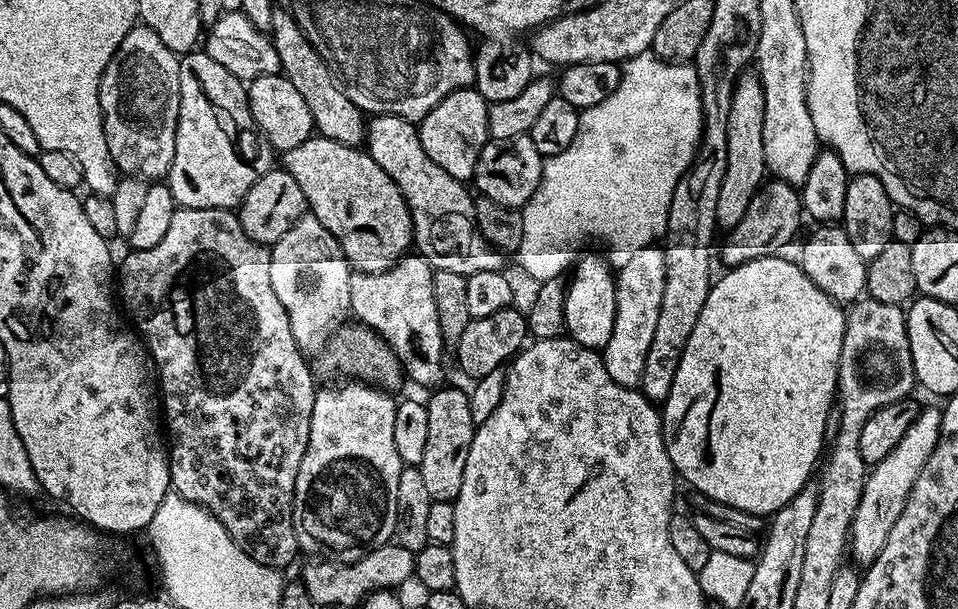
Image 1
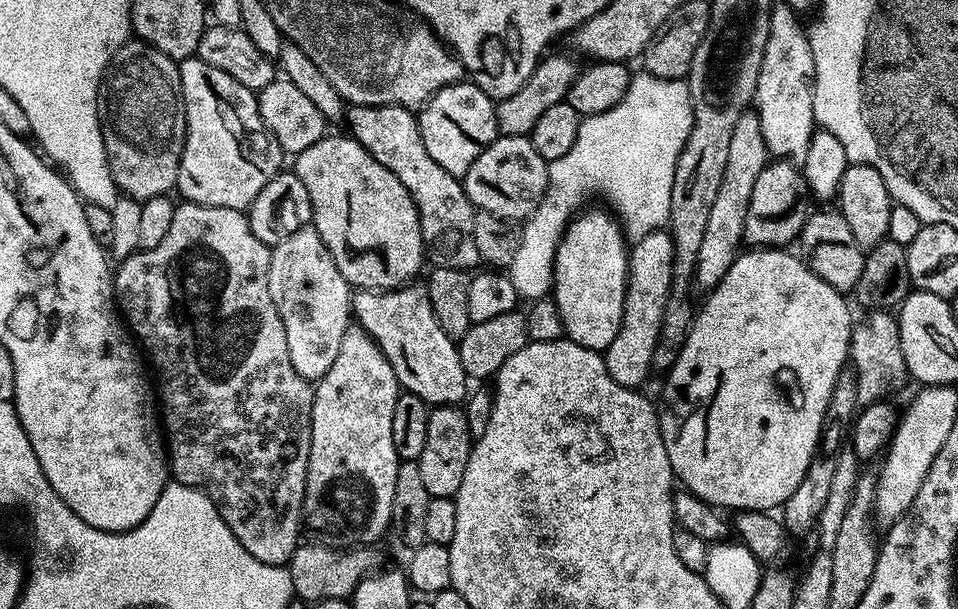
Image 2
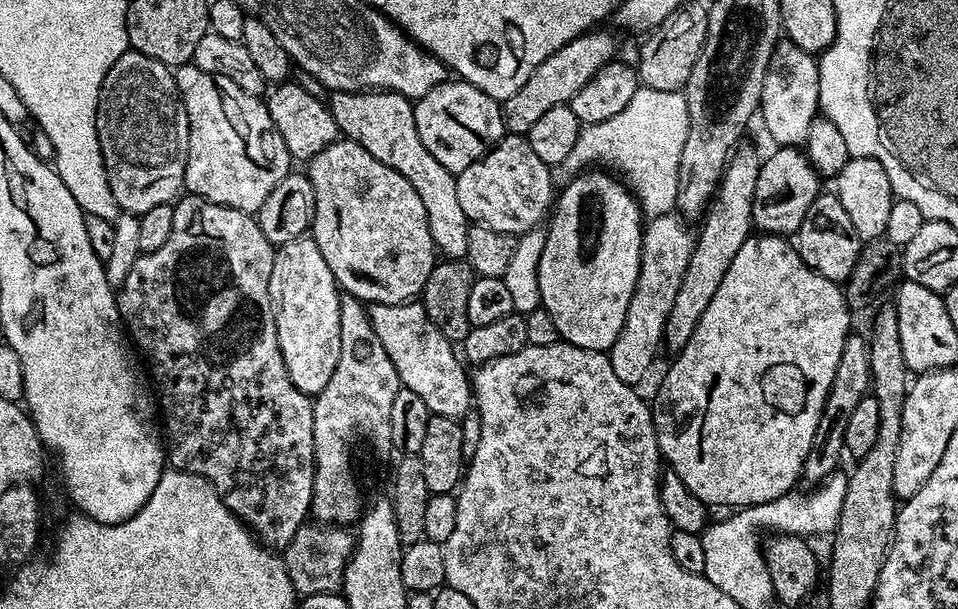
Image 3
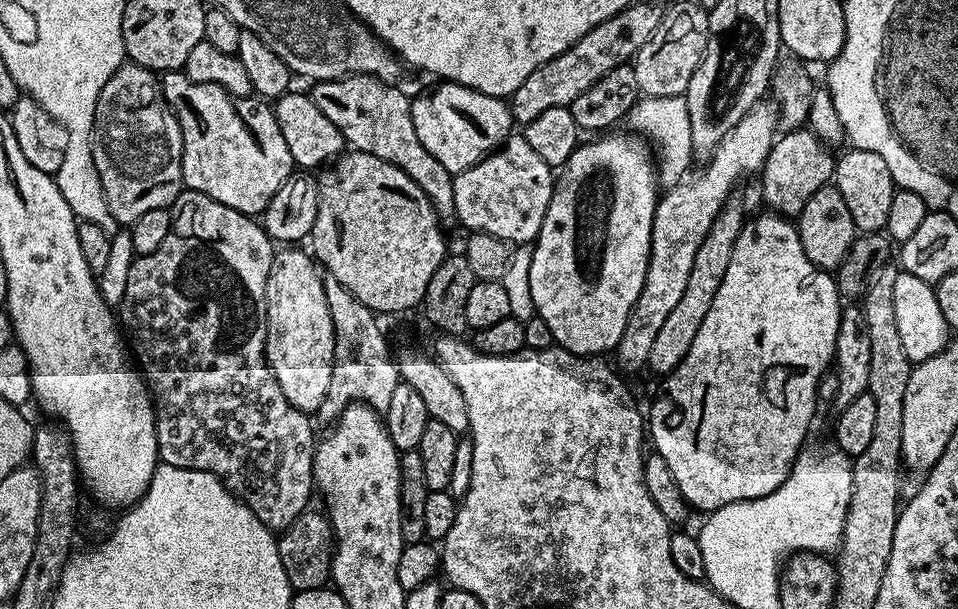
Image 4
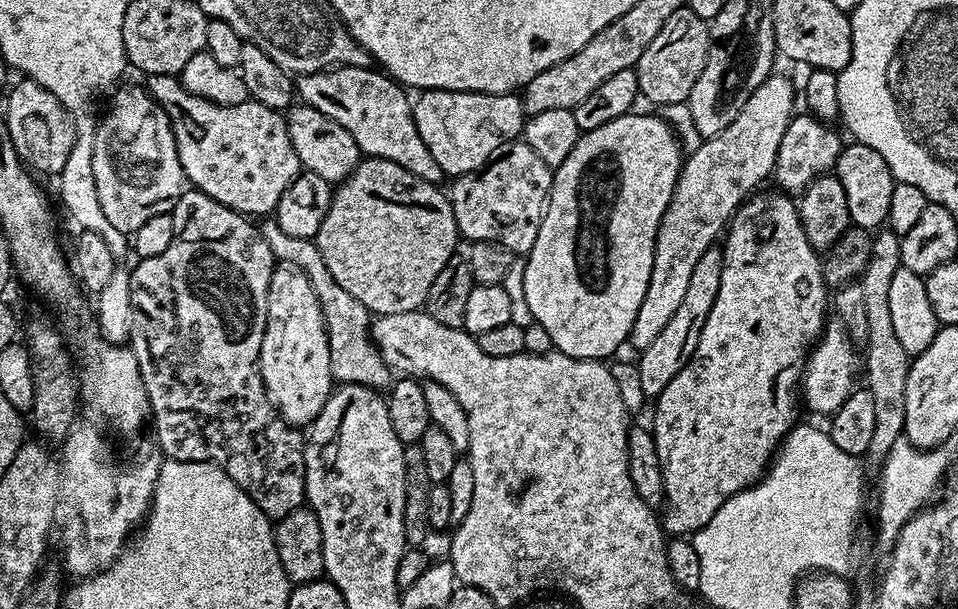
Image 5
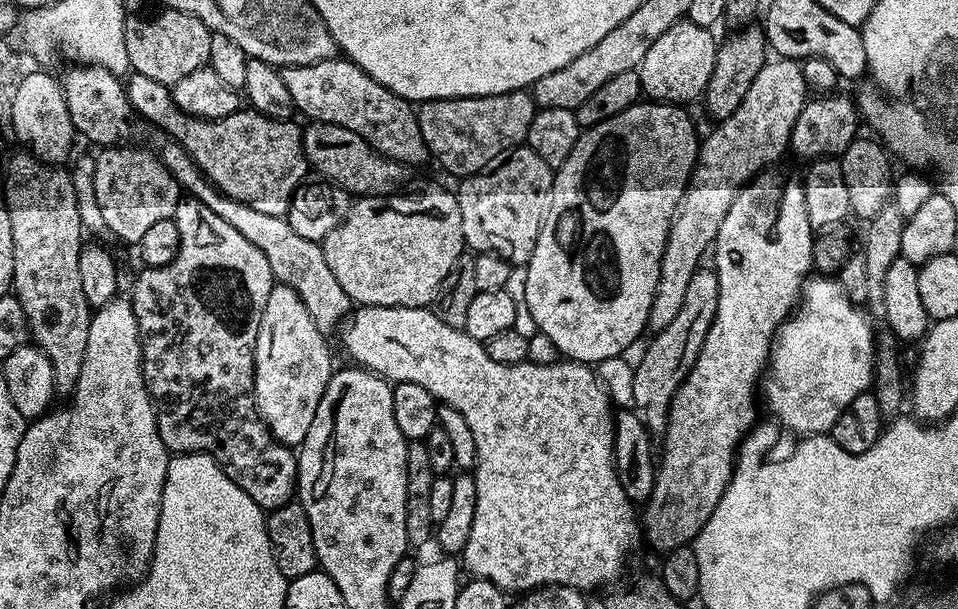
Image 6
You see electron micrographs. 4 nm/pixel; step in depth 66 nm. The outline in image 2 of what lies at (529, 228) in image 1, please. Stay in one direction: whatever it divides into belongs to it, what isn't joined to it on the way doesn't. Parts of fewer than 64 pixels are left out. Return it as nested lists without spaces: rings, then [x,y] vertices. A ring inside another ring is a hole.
[[[640,70],[640,73],[637,71],[633,75],[618,106],[610,106],[610,110],[604,114],[583,117],[578,126],[578,138],[574,138],[574,146],[570,146],[562,158],[548,161],[548,185],[542,202],[528,215],[520,228],[514,262],[510,262],[506,269],[506,275],[514,282],[517,297],[524,299],[525,296],[525,301],[531,302],[543,300],[549,295],[556,245],[564,237],[569,220],[585,207],[584,199],[587,196],[604,196],[603,203],[618,217],[620,227],[629,241],[635,242],[646,238],[646,234],[661,231],[670,218],[670,190],[674,190],[674,170],[691,129],[692,103],[687,83],[680,78],[657,76],[647,70]],[[636,92],[648,92],[648,100],[632,100]]]

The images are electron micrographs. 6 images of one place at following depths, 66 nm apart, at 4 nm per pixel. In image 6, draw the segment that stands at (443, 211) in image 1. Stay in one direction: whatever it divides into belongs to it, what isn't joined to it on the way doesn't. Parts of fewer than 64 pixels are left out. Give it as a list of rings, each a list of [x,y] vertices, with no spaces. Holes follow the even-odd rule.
[[[333,58],[306,66],[280,68],[280,77],[282,82],[286,82],[286,90],[290,90],[290,98],[294,98],[296,112],[300,114],[305,112],[309,116],[307,118],[309,121],[337,124],[346,130],[354,130],[354,134],[361,136],[374,151],[405,166],[420,164],[424,159],[426,161],[429,159],[430,153],[422,138],[417,109],[398,94],[386,90],[386,86],[374,82],[374,78],[370,78],[370,74],[363,72],[353,60]]]

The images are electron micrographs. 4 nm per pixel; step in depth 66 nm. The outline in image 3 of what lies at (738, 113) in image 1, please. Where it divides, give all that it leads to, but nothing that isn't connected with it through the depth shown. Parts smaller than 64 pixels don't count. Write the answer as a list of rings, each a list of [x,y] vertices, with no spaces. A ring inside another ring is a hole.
[[[747,142],[741,143],[728,158],[716,195],[702,217],[700,232],[698,228],[695,233],[696,245],[692,248],[686,274],[682,274],[682,286],[674,298],[674,307],[670,309],[670,318],[666,322],[663,347],[669,348],[669,353],[680,352],[686,342],[690,342],[690,334],[694,334],[702,314],[706,314],[706,306],[710,306],[718,286],[722,286],[722,278],[726,278],[726,270],[730,270],[734,254],[738,254],[738,250],[742,250],[742,242],[753,235],[752,207],[761,163],[761,153],[756,153]]]

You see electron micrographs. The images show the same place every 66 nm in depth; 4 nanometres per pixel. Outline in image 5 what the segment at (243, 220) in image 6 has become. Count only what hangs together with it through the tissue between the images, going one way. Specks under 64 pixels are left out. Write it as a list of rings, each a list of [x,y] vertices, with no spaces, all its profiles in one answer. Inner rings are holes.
[[[275,222],[263,225],[262,231],[273,257],[277,261],[287,262],[299,268],[318,298],[318,306],[322,310],[322,318],[330,342],[333,381],[340,384],[364,384],[368,388],[377,390],[387,389],[393,383],[394,373],[372,340],[373,317],[368,308],[362,306],[362,302],[358,302],[354,294],[346,294],[346,290],[342,290],[342,286],[334,282],[330,270],[326,270],[326,262],[322,262],[322,254],[316,249],[312,240],[290,238],[290,234],[282,234],[282,230]]]

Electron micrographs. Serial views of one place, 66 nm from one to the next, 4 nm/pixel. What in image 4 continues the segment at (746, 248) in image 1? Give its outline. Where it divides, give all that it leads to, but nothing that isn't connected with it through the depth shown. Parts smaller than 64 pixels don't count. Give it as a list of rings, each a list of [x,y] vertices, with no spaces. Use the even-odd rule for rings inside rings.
[[[807,127],[793,128],[777,135],[758,173],[760,192],[768,203],[767,207],[785,218],[799,217],[811,195],[833,179],[834,156],[828,152],[831,151]]]

